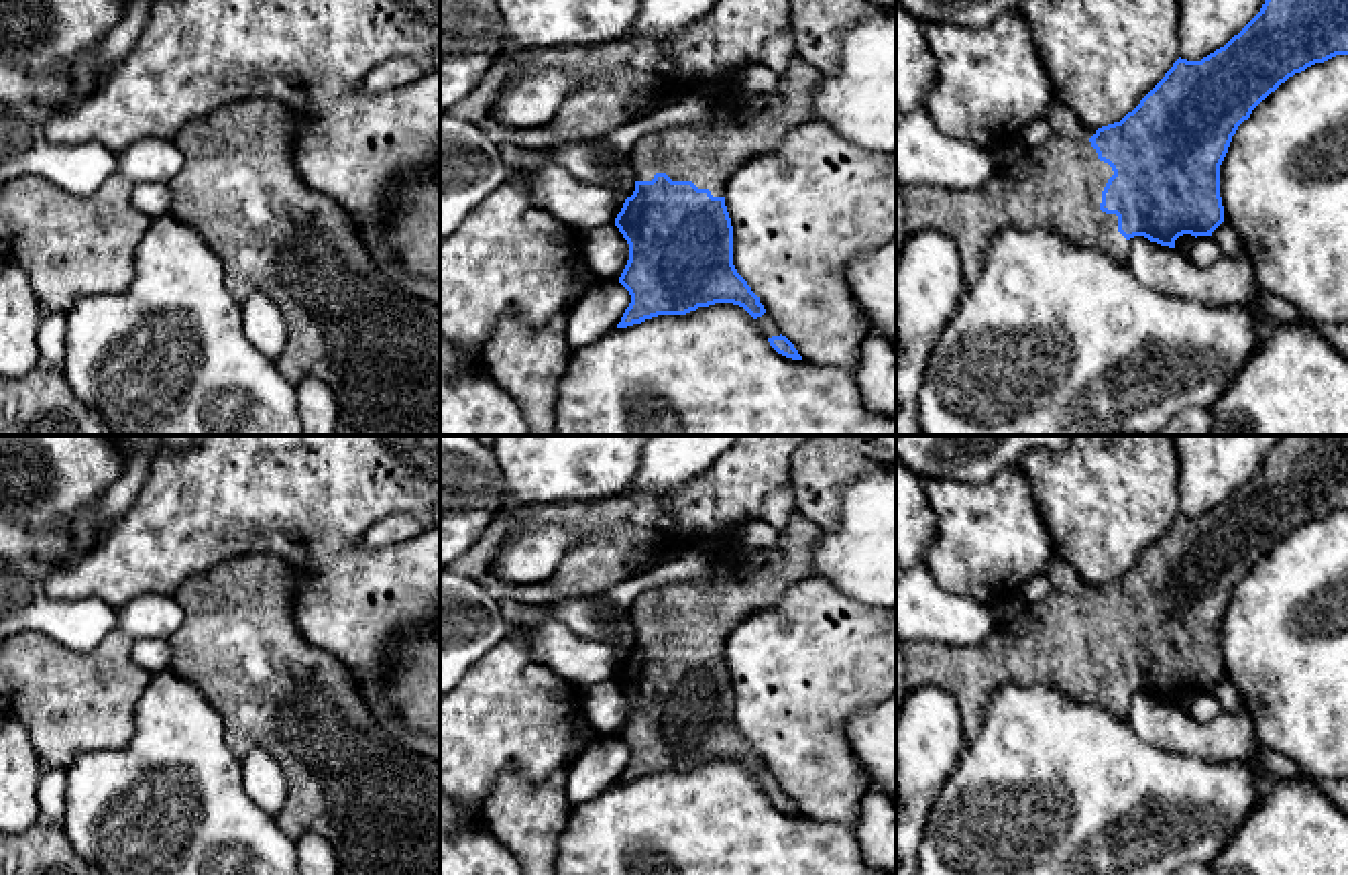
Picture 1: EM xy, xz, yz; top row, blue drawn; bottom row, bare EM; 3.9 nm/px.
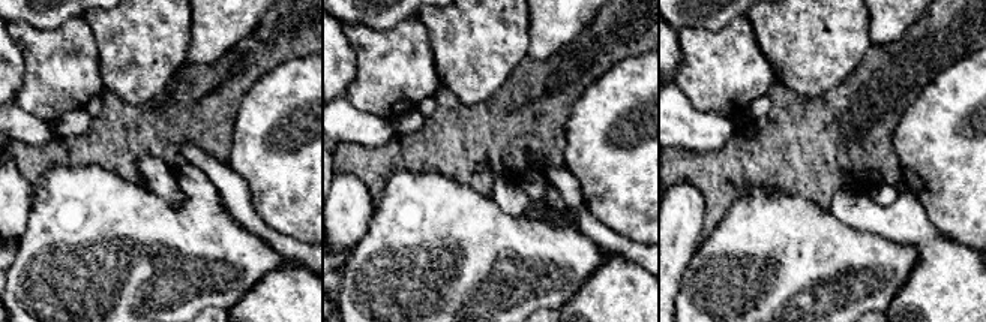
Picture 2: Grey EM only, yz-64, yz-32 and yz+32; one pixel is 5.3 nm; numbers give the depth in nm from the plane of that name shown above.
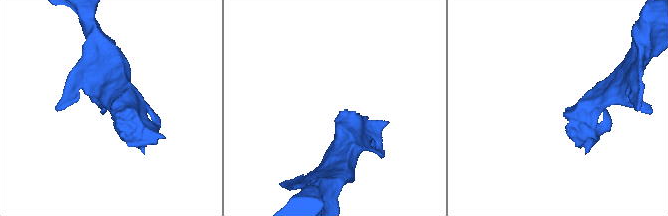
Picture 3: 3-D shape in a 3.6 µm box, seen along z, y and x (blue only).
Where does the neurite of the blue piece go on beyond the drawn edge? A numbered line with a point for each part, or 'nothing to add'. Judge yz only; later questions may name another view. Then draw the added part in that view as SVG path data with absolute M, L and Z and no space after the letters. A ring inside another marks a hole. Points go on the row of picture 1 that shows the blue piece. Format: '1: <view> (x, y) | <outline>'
1: yz (1059, 184) | M1057 98L1045 118L1047 140L1028 149L1022 163L998 165L984 185L971 191L929 185L904 189L906 236L922 230L945 234L961 256L961 291L977 281L990 238L1006 226L1053 230L1116 262L1130 258L1118 216L1100 210L1114 171L1089 142L1098 128L1089 128Z

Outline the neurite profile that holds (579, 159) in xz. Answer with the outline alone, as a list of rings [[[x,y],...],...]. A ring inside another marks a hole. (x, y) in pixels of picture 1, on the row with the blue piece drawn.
[[[582,140],[558,147],[558,149],[519,149],[503,144],[501,153],[507,165],[517,169],[533,169],[546,163],[564,167],[574,179],[586,183],[601,183],[623,199],[631,197],[635,191],[635,171],[631,161],[619,161],[613,169],[601,163],[601,155]]]

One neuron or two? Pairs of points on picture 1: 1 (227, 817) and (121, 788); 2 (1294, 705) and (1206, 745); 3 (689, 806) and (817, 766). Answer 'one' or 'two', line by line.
1: one
2: two
3: two

